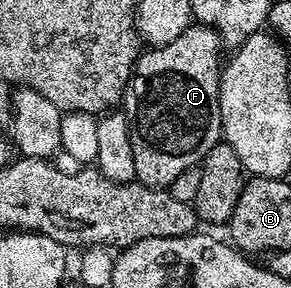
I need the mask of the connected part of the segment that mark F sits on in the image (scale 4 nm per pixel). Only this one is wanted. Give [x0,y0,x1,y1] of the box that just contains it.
[122,25,222,189]

